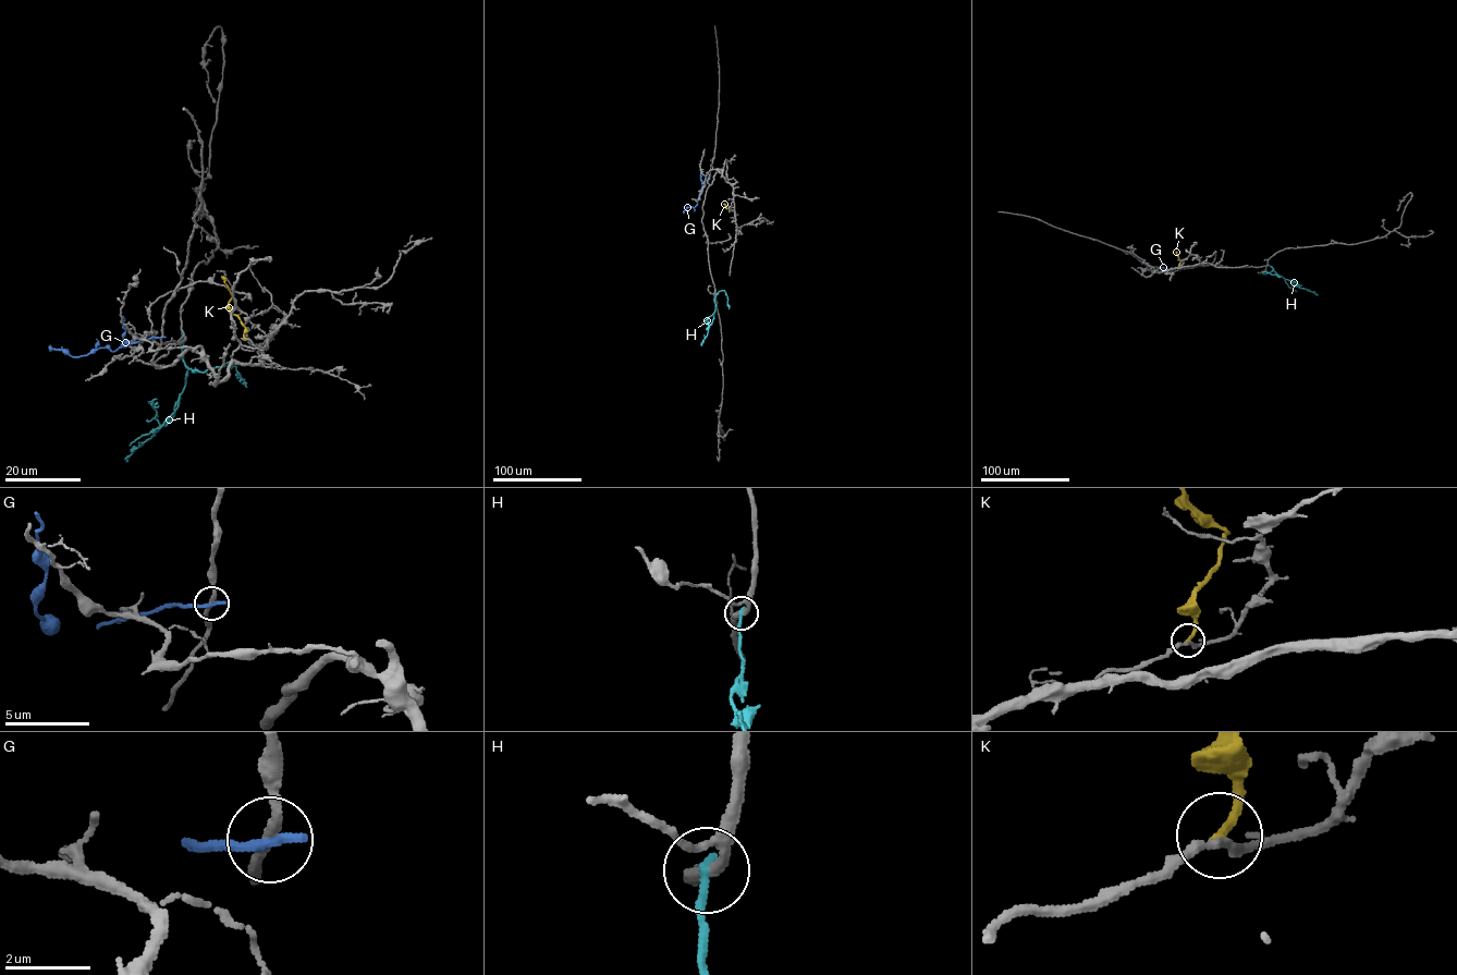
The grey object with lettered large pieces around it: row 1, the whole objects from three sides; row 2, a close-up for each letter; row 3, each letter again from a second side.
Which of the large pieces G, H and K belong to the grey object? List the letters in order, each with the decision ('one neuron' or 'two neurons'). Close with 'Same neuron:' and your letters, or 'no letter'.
G: two neurons
H: two neurons
K: two neurons
Same neuron: no letter

